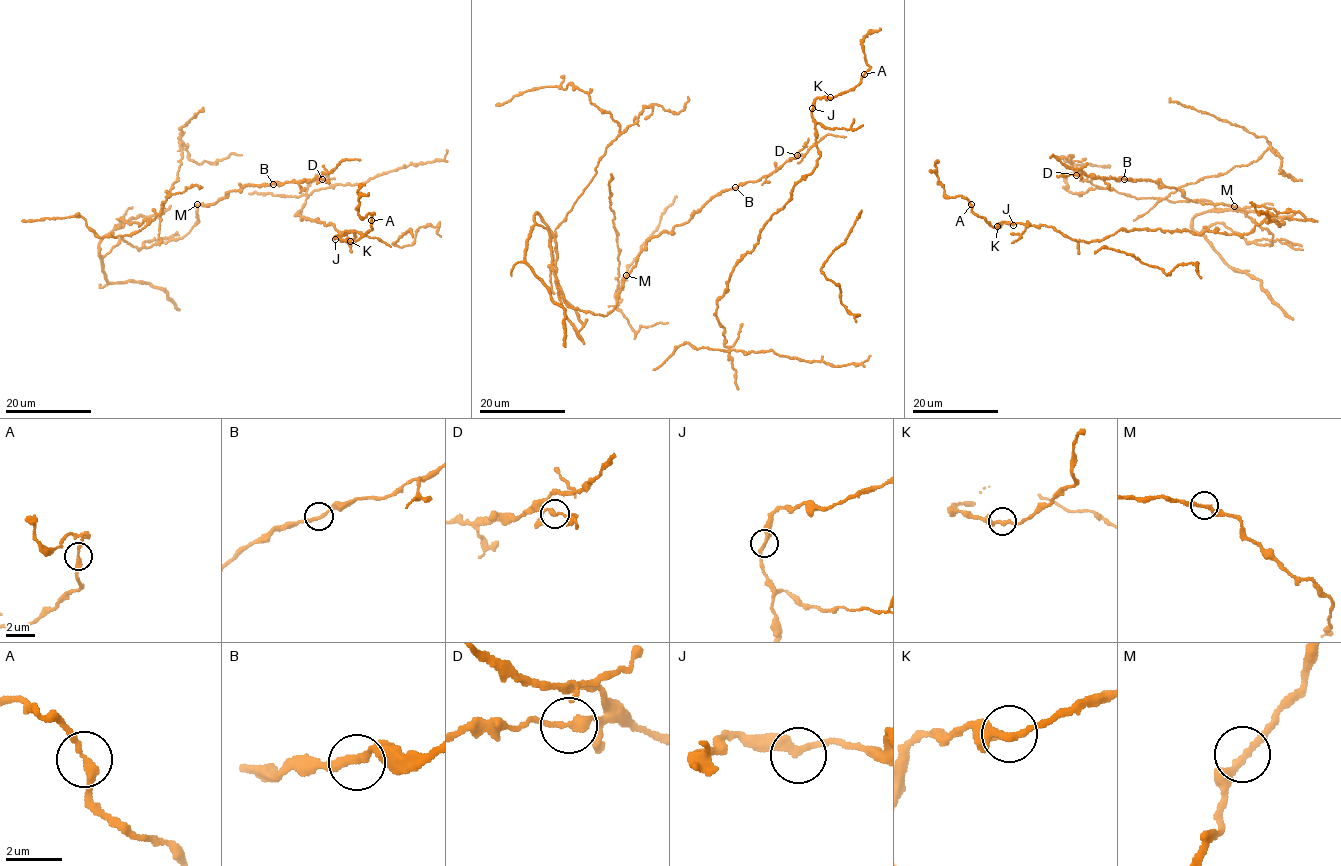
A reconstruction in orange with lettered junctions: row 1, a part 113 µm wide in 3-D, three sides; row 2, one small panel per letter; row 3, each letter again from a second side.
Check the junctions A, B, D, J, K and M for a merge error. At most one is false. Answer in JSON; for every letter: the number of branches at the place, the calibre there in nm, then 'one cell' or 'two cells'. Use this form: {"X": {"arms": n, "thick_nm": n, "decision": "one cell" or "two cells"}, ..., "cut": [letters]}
{"A": {"arms": 2, "thick_nm": 240, "decision": "one cell"}, "B": {"arms": 2, "thick_nm": 260, "decision": "one cell"}, "D": {"arms": 2, "thick_nm": 280, "decision": "two cells"}, "J": {"arms": 2, "thick_nm": 280, "decision": "one cell"}, "K": {"arms": 2, "thick_nm": 240, "decision": "one cell"}, "M": {"arms": 2, "thick_nm": 260, "decision": "one cell"}, "cut": ["D"]}

